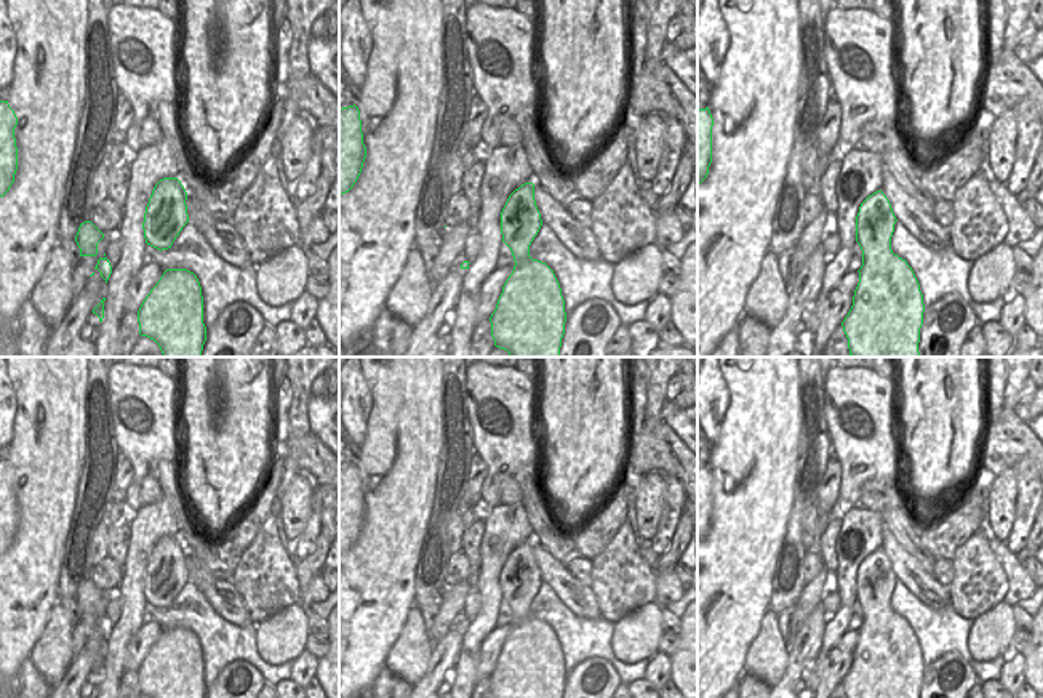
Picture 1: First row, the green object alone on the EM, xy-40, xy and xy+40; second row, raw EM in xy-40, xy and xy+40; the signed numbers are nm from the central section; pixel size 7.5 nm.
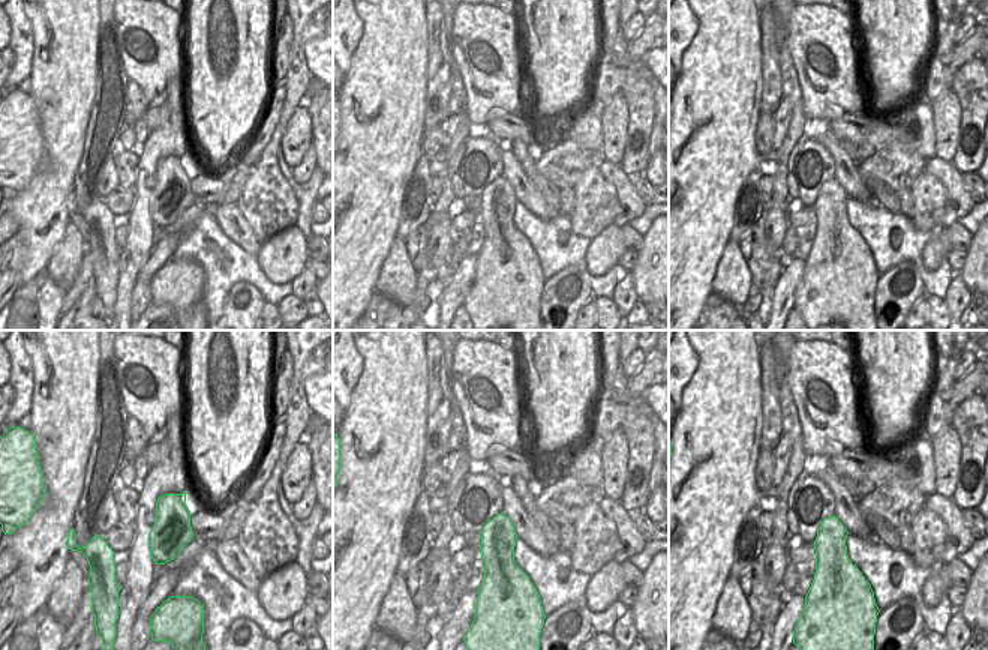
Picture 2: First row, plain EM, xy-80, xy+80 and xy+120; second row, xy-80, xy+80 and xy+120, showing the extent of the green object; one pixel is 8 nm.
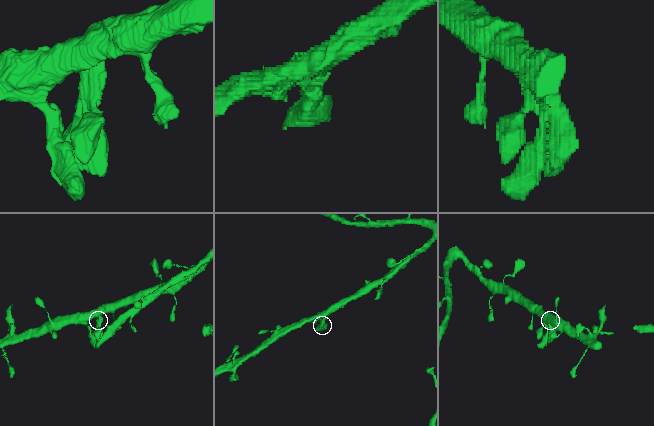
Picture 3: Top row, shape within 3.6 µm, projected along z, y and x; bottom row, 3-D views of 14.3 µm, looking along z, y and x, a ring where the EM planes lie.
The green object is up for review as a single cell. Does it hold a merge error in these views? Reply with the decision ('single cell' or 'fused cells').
single cell

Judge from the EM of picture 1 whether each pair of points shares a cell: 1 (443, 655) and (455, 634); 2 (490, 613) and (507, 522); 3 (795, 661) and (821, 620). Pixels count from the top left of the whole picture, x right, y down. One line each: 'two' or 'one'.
1: one
2: one
3: one

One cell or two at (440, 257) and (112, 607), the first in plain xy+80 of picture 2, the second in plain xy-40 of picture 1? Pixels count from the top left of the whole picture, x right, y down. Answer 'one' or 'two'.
two

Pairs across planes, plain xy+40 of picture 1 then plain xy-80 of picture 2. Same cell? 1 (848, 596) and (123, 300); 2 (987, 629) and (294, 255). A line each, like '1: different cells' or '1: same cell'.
1: same cell
2: same cell

